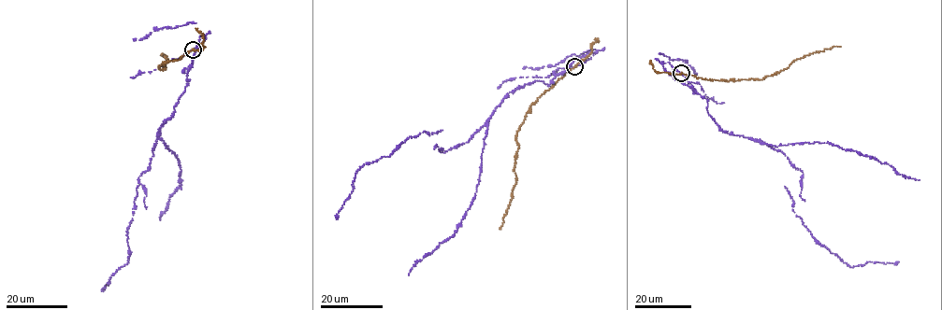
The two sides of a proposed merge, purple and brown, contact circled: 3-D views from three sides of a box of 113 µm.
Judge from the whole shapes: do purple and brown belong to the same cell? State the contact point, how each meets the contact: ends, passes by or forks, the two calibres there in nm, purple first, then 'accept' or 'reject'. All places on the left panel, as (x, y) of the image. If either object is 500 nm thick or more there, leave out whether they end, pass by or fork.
(193, 49) | purple ends | brown passes by | 240/260 nm | reject

